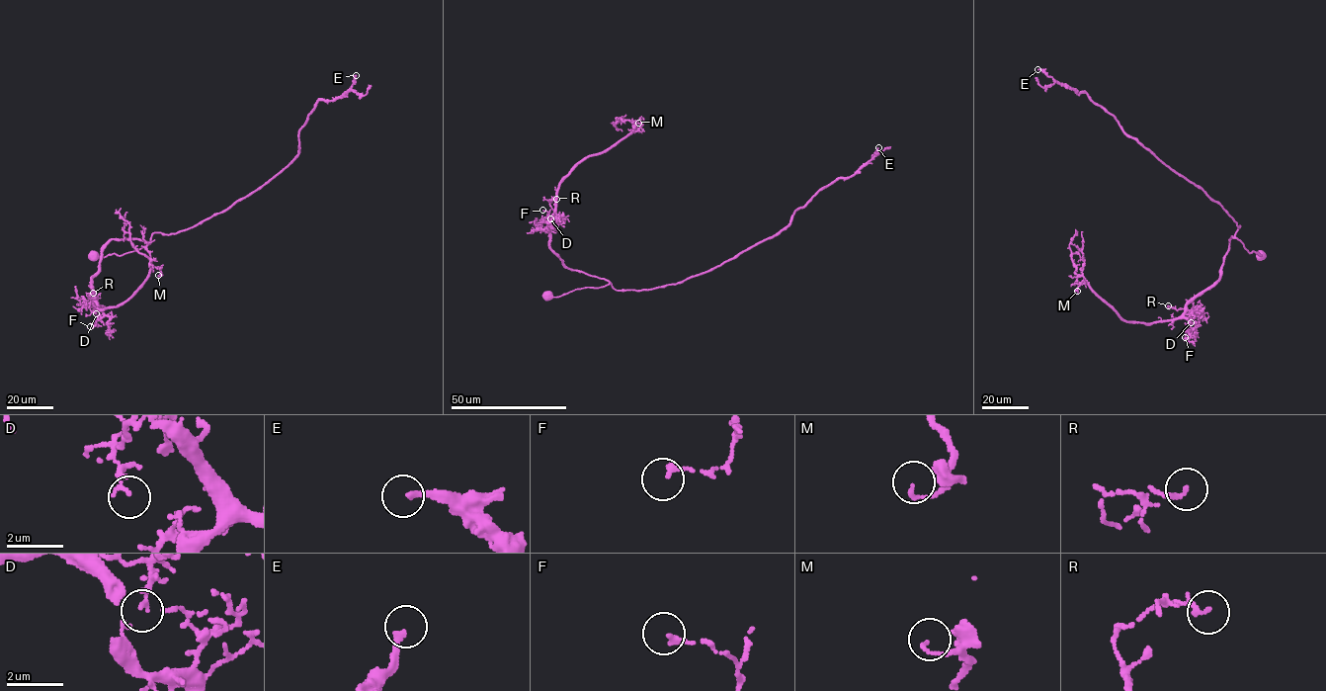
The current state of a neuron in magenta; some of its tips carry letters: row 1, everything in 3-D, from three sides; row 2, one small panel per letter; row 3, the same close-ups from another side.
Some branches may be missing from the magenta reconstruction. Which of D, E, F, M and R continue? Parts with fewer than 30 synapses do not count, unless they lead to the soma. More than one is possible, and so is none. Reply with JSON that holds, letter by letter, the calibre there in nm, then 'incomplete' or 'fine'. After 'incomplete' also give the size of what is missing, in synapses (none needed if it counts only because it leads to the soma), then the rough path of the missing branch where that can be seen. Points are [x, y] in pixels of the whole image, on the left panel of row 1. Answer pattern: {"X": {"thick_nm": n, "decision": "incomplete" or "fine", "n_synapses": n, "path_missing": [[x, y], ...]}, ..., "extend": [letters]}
{"D": {"thick_nm": 170, "decision": "fine"}, "E": {"thick_nm": 200, "decision": "incomplete", "n_synapses": 30}, "F": {"thick_nm": 200, "decision": "fine"}, "M": {"thick_nm": 120, "decision": "fine"}, "R": {"thick_nm": 160, "decision": "fine"}, "extend": ["E"]}

